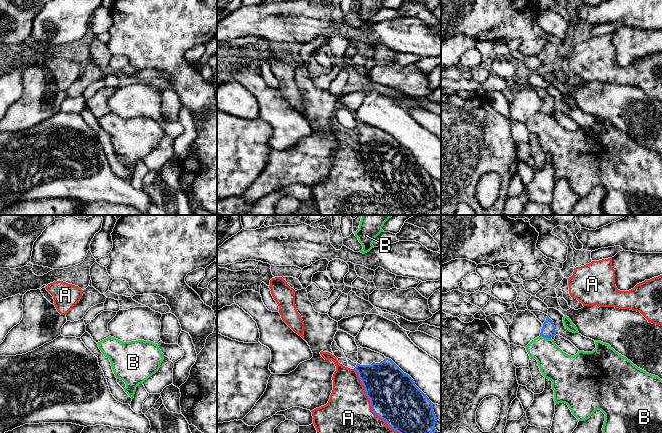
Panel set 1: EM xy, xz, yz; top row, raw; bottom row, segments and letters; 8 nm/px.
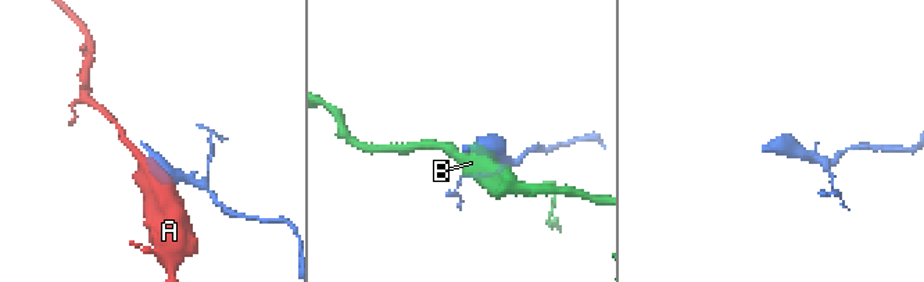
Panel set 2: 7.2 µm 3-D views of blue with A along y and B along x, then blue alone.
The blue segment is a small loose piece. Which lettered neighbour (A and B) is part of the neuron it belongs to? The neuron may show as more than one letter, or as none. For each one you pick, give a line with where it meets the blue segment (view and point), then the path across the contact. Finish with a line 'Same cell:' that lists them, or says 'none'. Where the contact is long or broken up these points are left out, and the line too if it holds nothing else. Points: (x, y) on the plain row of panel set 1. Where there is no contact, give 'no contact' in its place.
Same cell: none

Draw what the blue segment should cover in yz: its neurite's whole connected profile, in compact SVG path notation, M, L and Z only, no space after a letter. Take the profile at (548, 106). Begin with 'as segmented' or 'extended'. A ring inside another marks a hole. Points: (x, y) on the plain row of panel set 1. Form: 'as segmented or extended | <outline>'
extended | M530 87L537 95L542 99L542 105L540 112L551 115L556 111L556 106L553 97L548 93L547 90L540 87Z

